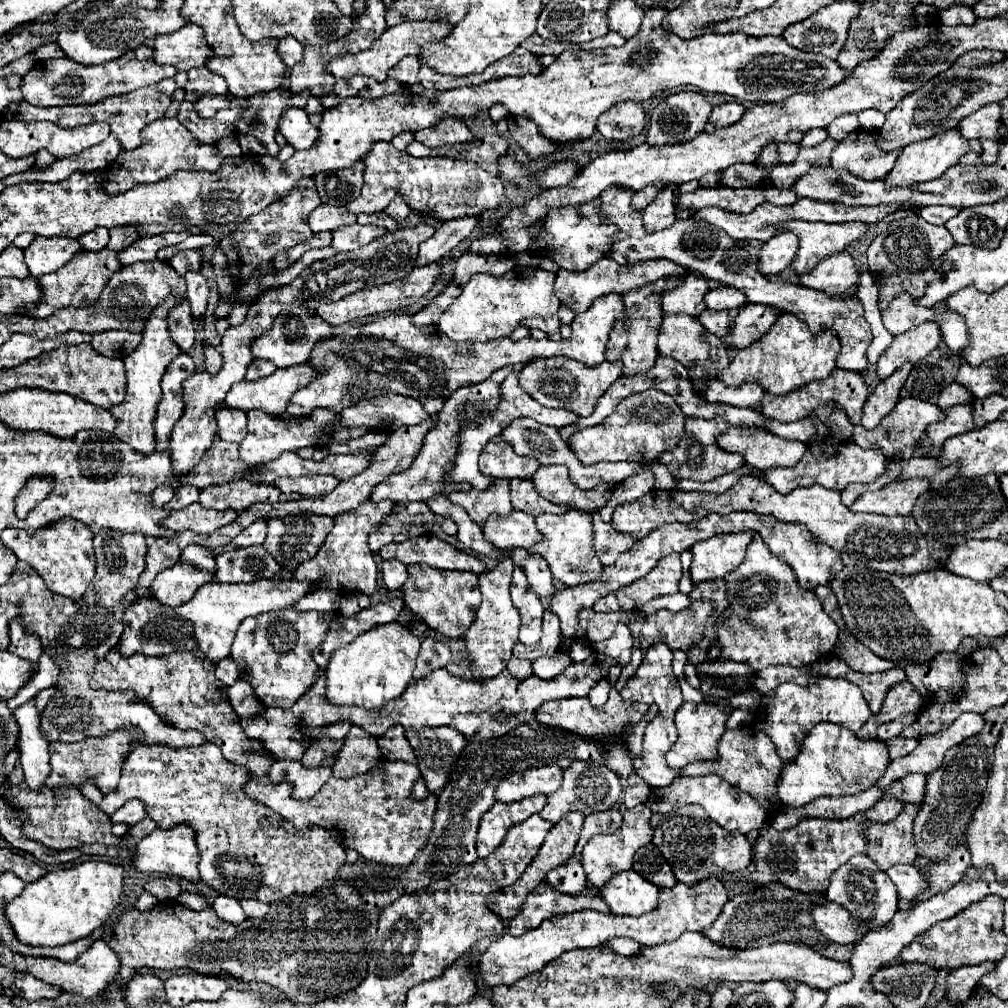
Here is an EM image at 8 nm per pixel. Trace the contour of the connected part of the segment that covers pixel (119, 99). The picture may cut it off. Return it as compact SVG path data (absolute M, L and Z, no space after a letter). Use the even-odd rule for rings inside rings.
M161 80L153 86L145 86L145 88L137 88L125 96L113 96L109 100L97 102L97 104L85 104L85 106L57 106L57 108L37 108L31 106L29 102L17 102L17 104L9 104L7 112L3 112L3 118L9 120L23 120L23 122L35 122L35 120L49 120L55 122L61 128L75 128L79 124L89 124L89 122L99 122L105 120L111 126L111 134L123 144L123 150L135 150L141 144L141 130L145 126L149 126L153 120L161 118L165 114L165 110L171 104L171 96L177 90L175 80Z

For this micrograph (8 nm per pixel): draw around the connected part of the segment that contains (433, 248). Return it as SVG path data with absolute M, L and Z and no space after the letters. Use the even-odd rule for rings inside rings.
M461 216L461 218L443 222L439 226L439 230L435 232L435 236L421 244L421 250L417 256L417 266L427 266L427 264L437 262L443 256L447 256L461 240L465 240L471 234L471 230L477 224L479 224L479 216Z

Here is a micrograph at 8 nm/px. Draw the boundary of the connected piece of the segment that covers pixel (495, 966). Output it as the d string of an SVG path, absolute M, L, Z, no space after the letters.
M717 878L703 880L703 884L675 884L673 888L665 888L659 892L659 902L657 908L649 914L641 916L613 916L613 914L603 914L597 910L579 910L579 912L569 912L563 916L553 916L549 920L543 920L539 928L525 932L523 936L501 936L495 940L485 954L481 954L479 962L479 972L489 986L499 986L499 984L513 984L521 980L527 974L533 974L541 970L547 962L559 958L563 952L569 952L573 948L595 948L611 938L617 936L627 936L633 940L641 940L641 944L655 946L663 942L677 940L685 930L689 932L703 932L723 910L725 902L729 900L725 886Z

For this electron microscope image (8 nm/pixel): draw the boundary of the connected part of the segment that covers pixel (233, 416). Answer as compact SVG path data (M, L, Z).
M223 406L217 410L217 424L219 424L219 438L229 442L241 442L247 436L247 416L241 410Z

